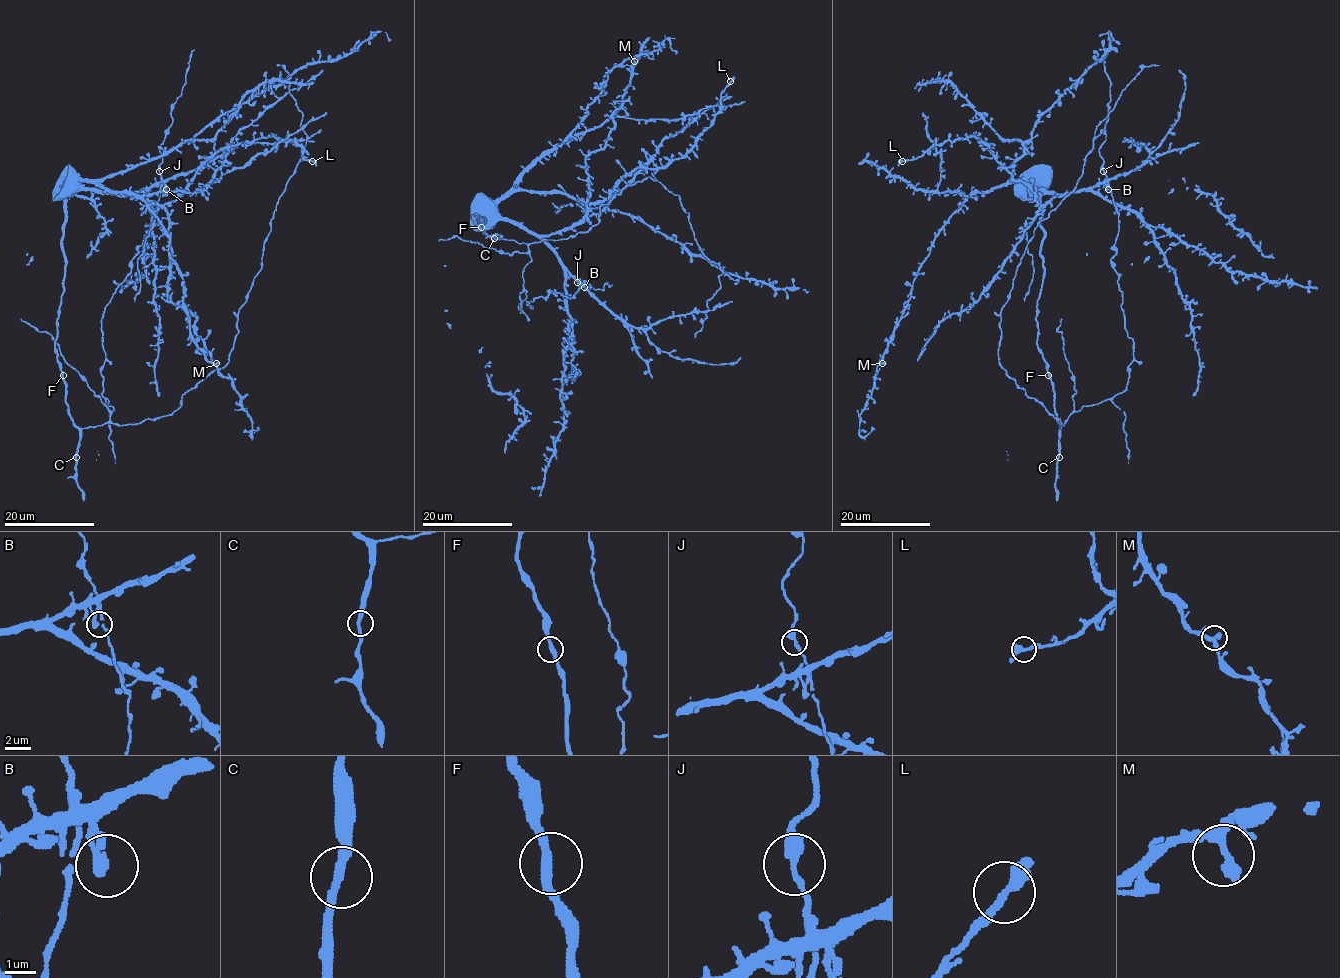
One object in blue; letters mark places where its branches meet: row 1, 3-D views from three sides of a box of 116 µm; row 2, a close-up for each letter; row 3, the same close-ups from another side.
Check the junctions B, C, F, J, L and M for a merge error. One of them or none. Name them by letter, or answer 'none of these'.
none of these

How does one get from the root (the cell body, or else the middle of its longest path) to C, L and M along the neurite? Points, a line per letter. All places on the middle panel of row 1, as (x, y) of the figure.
C: (521, 307), (522, 271), (531, 260), (528, 246), (524, 242), (494, 238)
L: (521, 307), (550, 289), (572, 297), (582, 286), (542, 238), (598, 214), (624, 176), (680, 159), (730, 81)
M: (521, 307), (550, 289), (572, 297), (582, 286), (496, 203), (576, 127), (608, 73), (634, 61)

